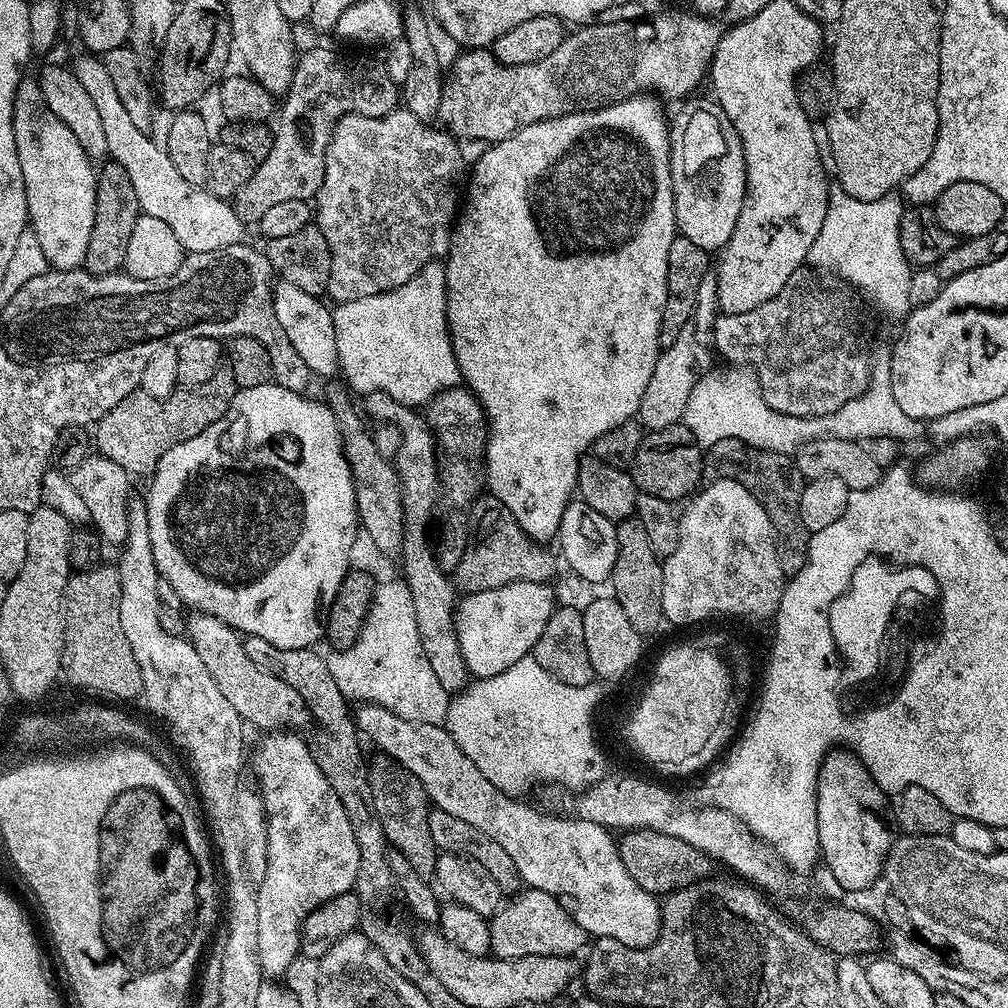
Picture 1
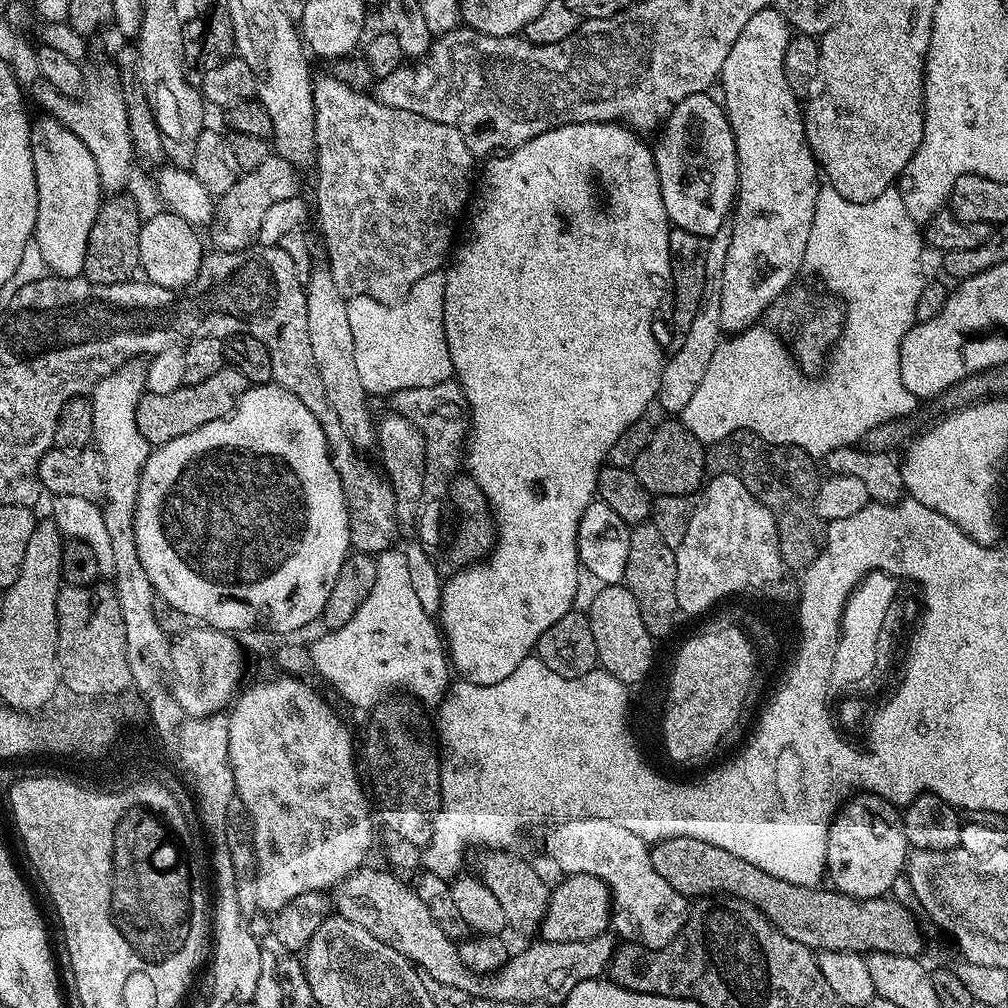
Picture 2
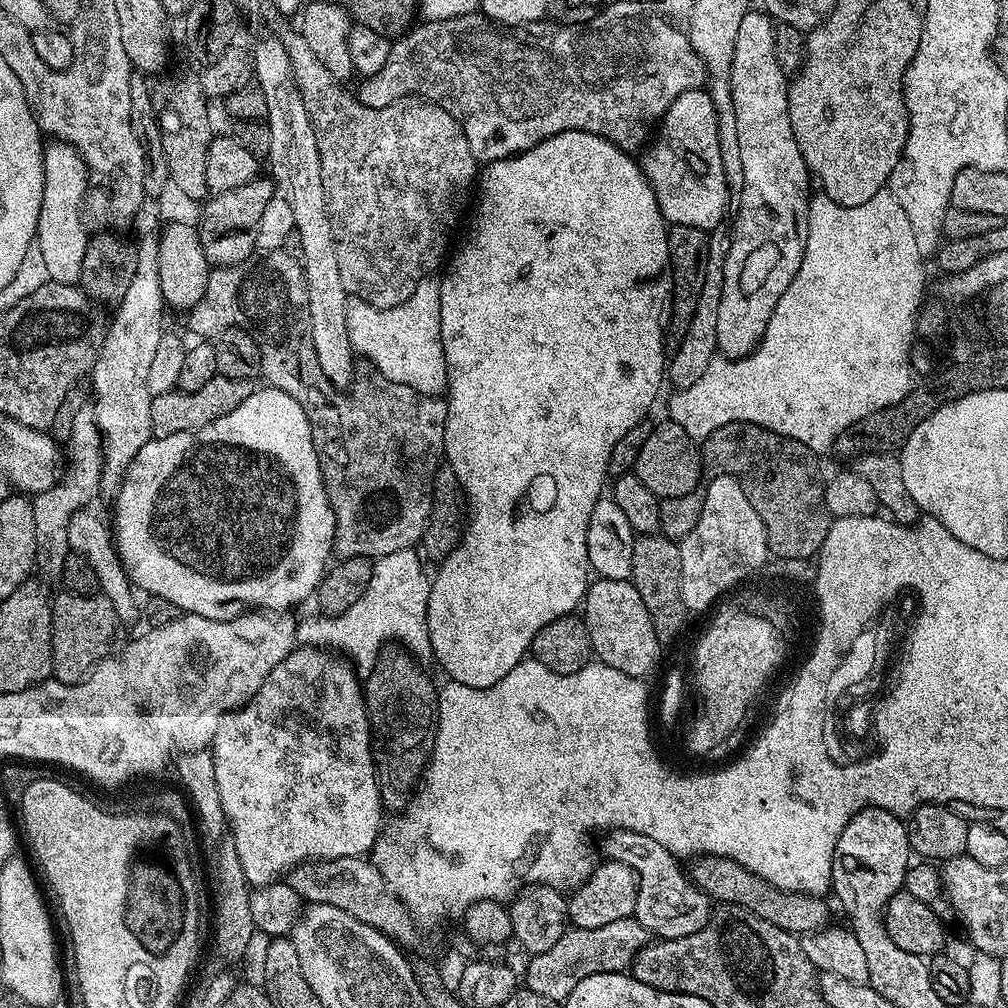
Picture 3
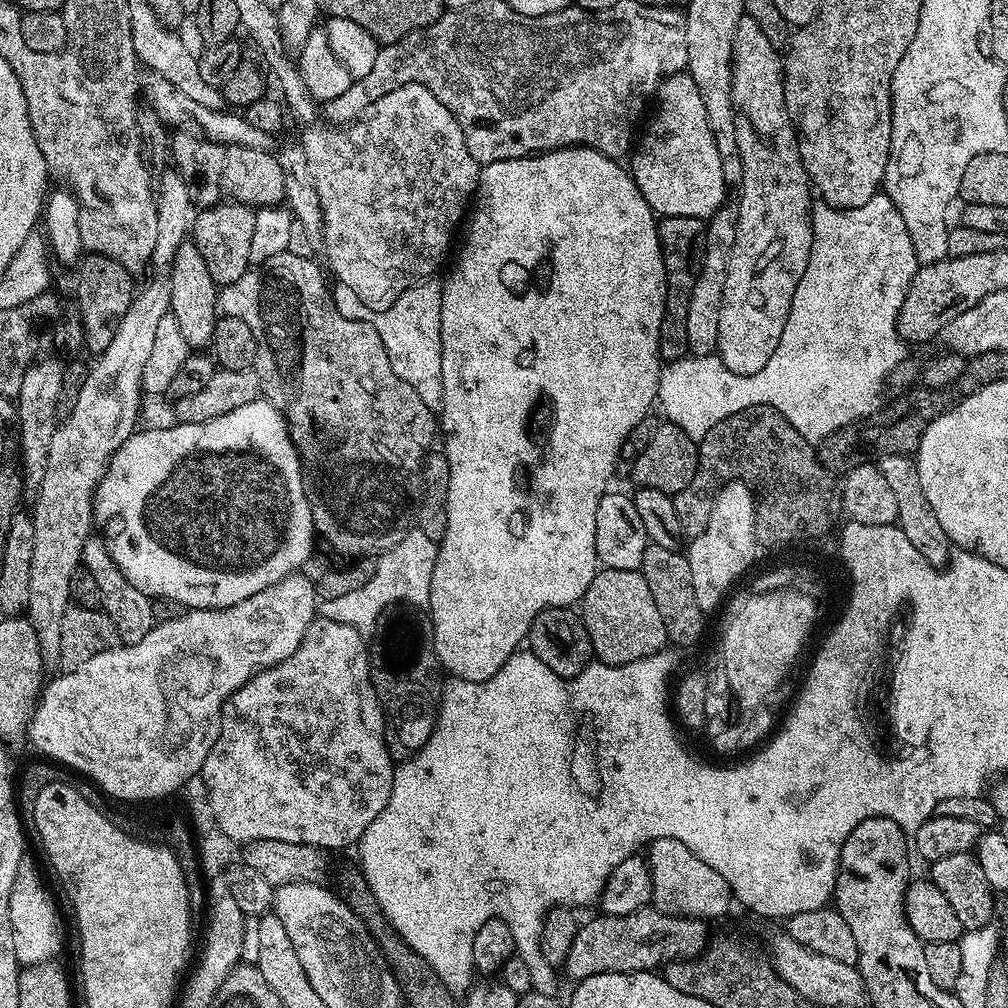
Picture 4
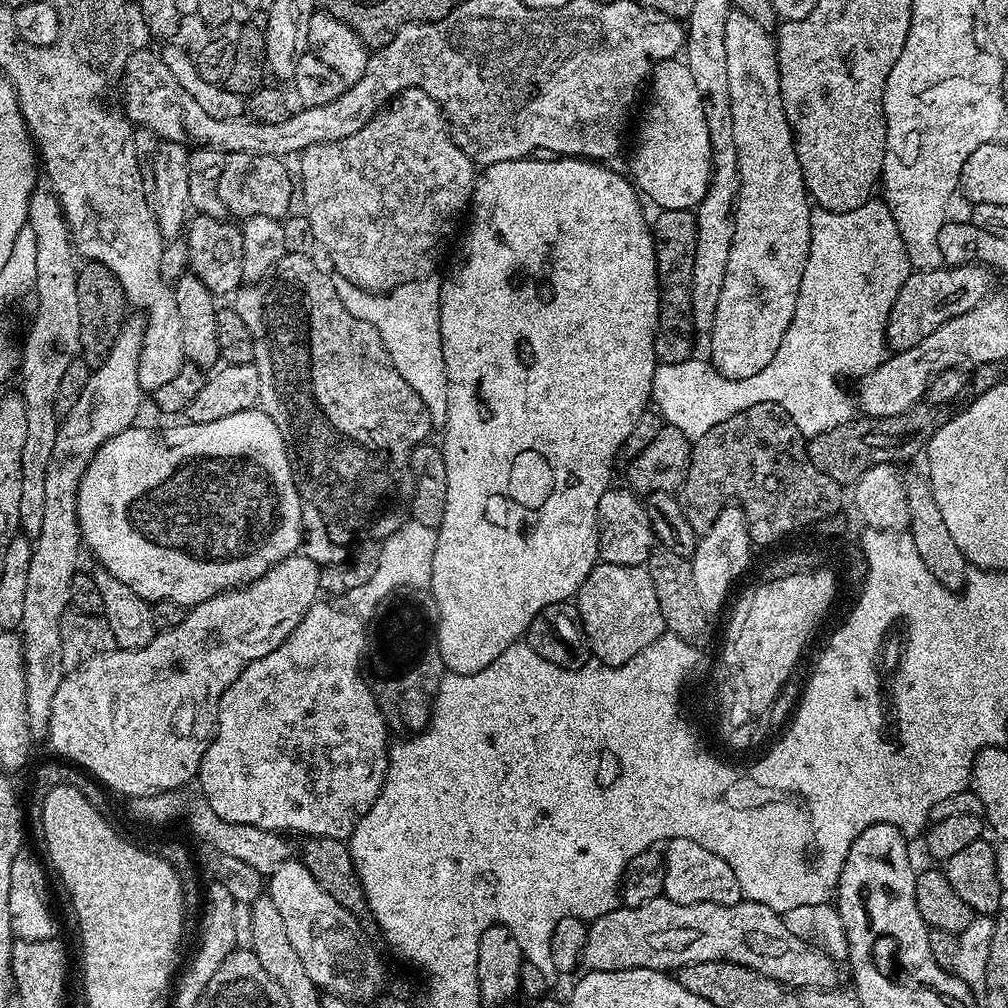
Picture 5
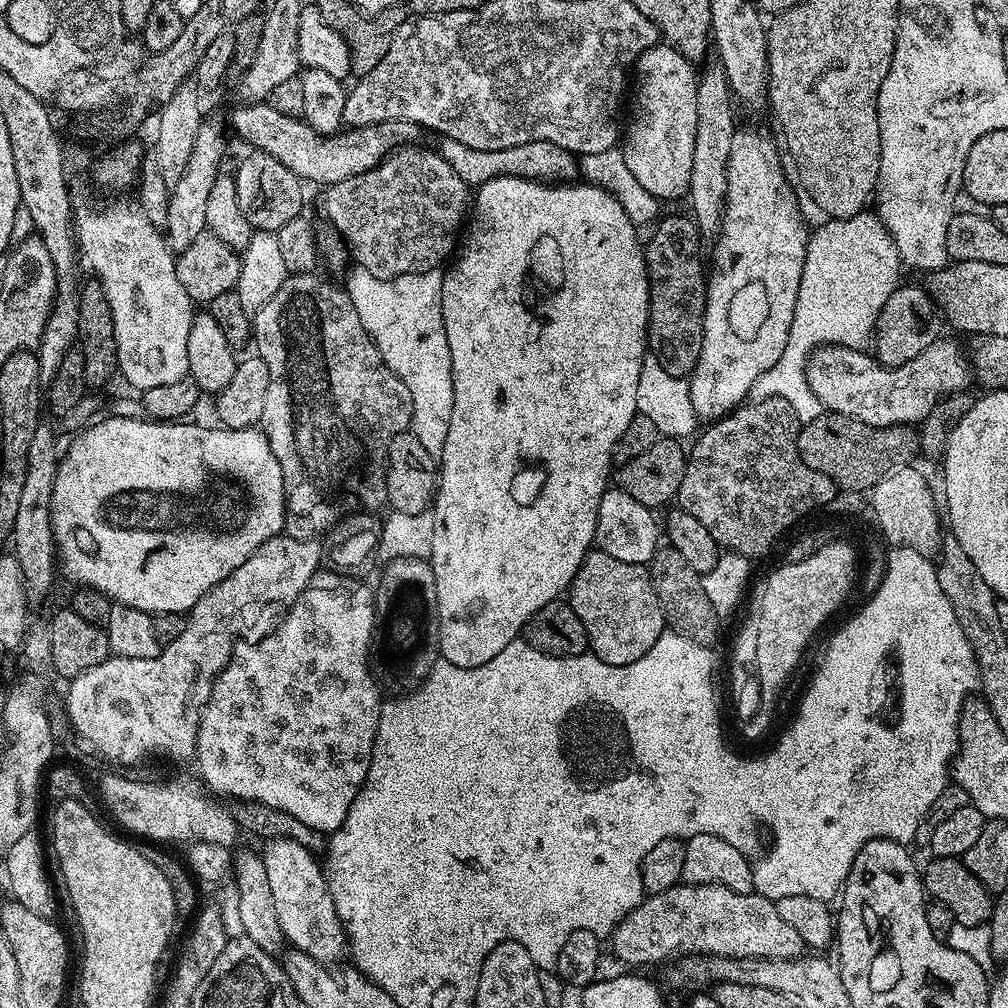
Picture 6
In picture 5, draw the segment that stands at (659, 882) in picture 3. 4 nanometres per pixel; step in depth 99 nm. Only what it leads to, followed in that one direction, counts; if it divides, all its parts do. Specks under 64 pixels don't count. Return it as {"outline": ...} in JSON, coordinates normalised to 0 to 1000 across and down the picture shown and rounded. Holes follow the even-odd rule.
{"outline":[[[669,831],[662,834],[657,845],[657,864],[659,866],[657,887],[665,895],[731,897],[736,891],[728,863],[716,851],[712,851],[712,847],[704,847],[704,843],[700,843],[700,839],[696,839],[693,833]]]}

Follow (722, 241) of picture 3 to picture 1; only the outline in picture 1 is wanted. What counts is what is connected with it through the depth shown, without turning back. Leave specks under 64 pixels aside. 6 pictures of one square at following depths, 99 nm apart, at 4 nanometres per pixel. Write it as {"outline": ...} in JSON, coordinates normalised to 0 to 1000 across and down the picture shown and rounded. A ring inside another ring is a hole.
{"outline":[[[703,272],[696,276],[696,284],[692,284],[692,300],[688,300],[688,312],[685,312],[681,323],[677,323],[673,335],[669,335],[669,343],[656,348],[649,363],[649,371],[645,371],[645,379],[641,382],[641,391],[637,391],[633,410],[634,420],[640,426],[660,425],[678,418],[685,387],[688,387],[695,373],[707,364],[706,324],[710,321],[711,313],[710,275]]]}

